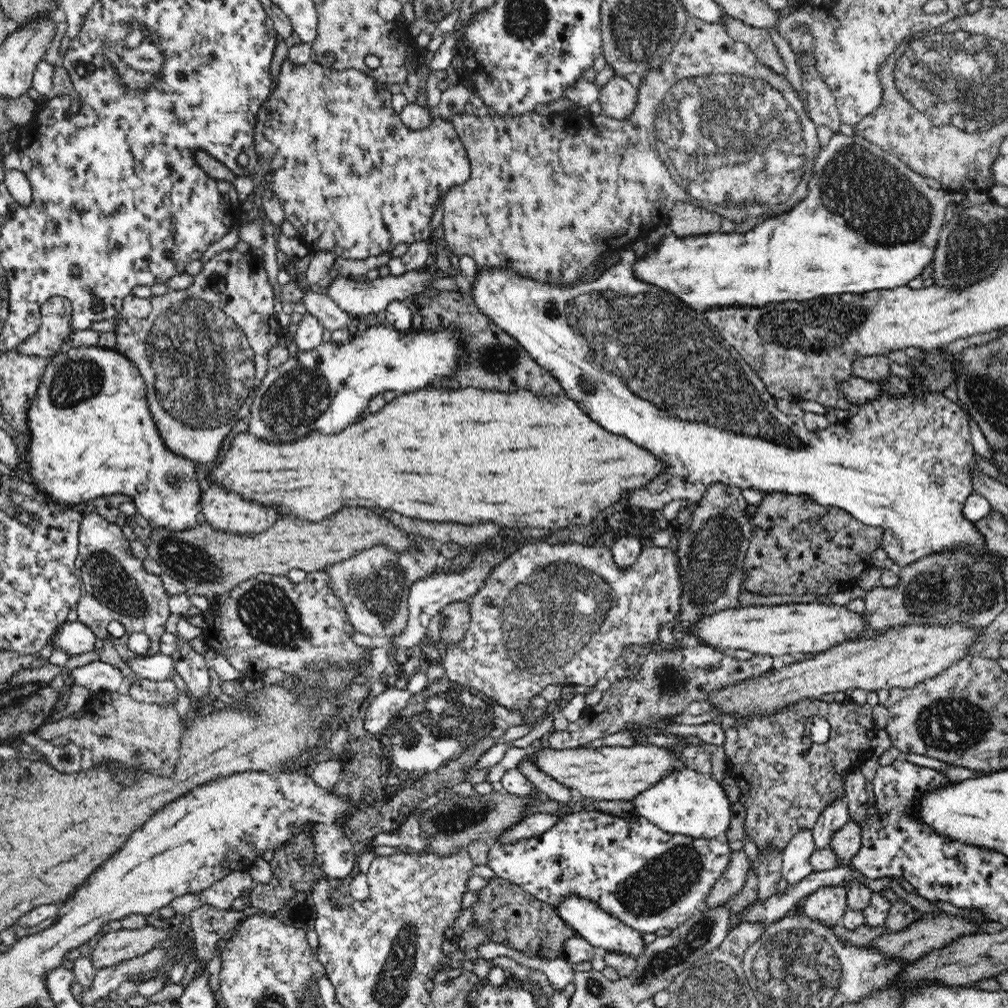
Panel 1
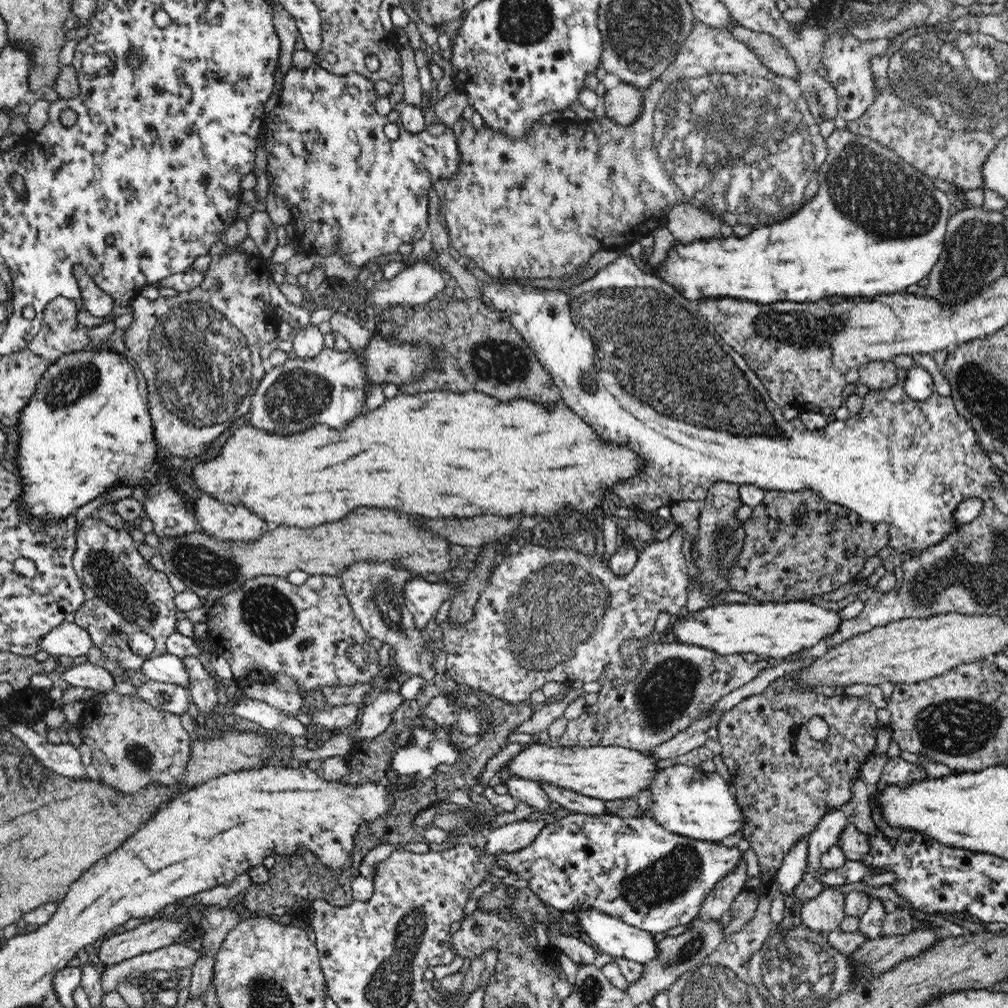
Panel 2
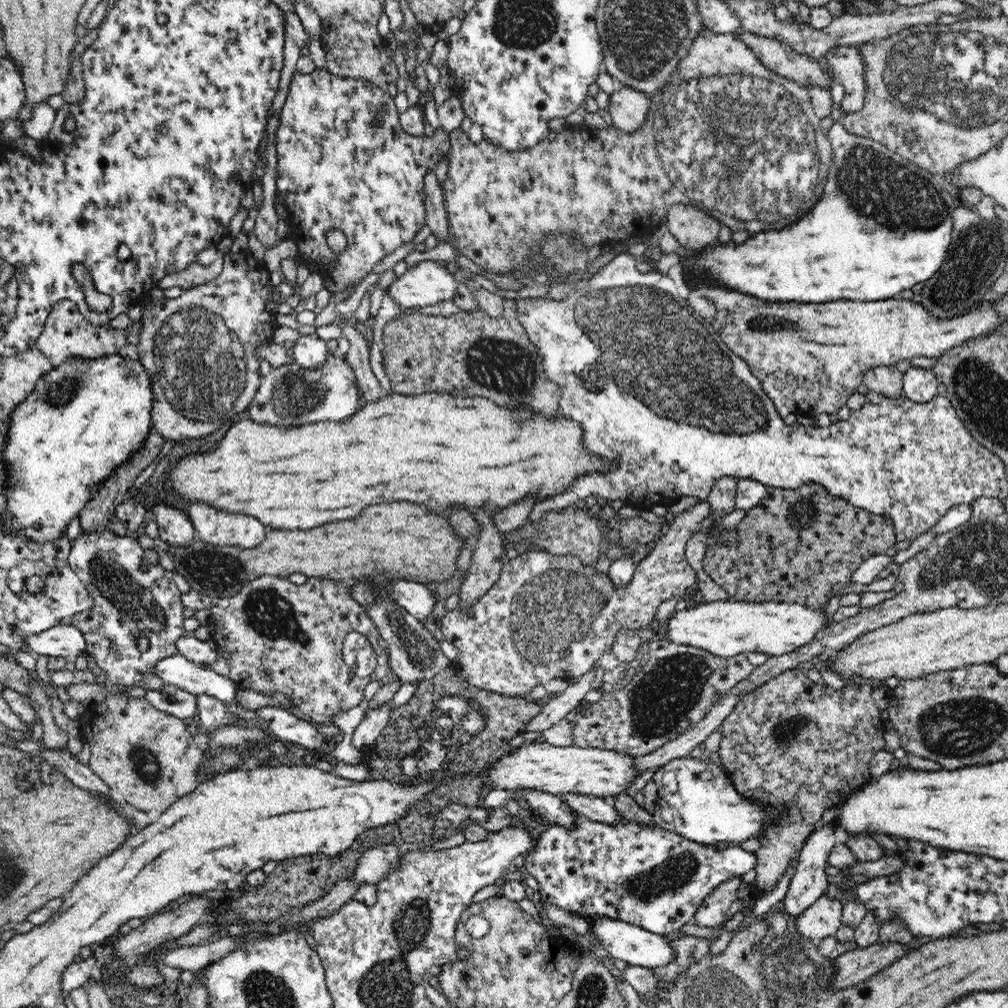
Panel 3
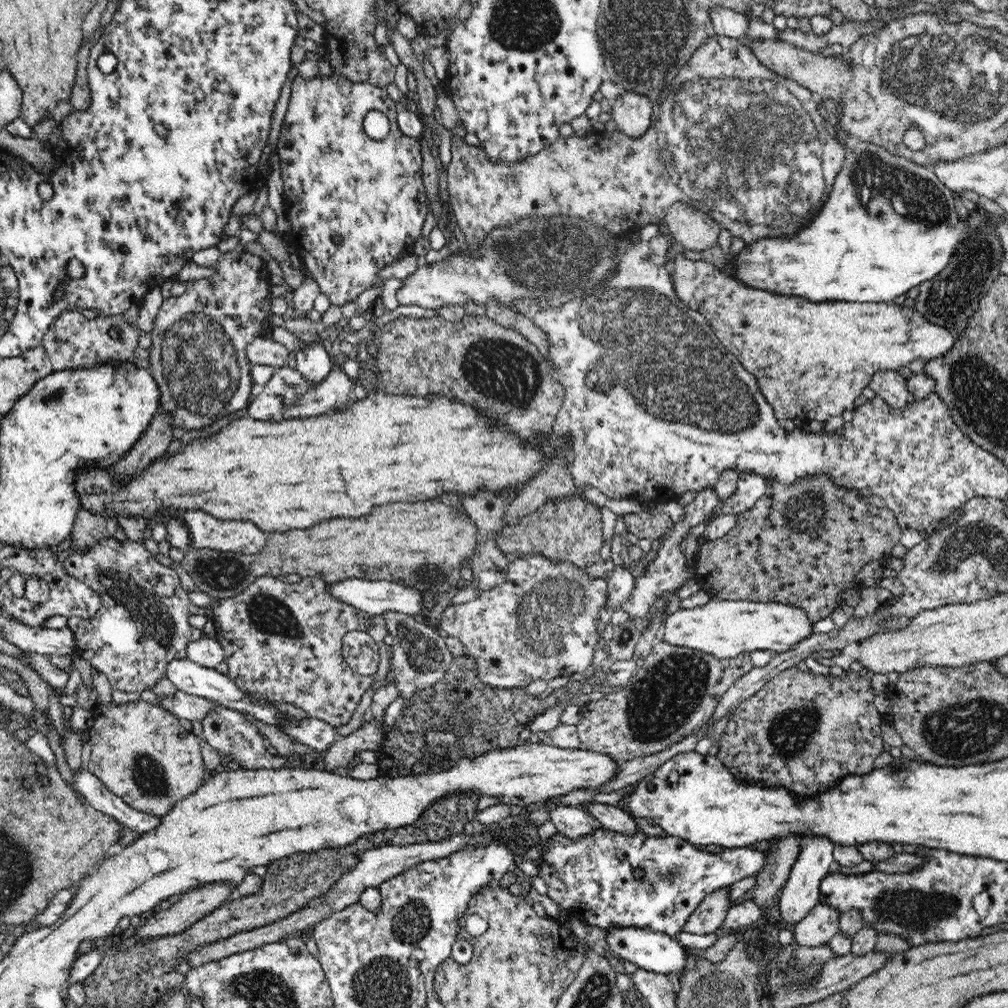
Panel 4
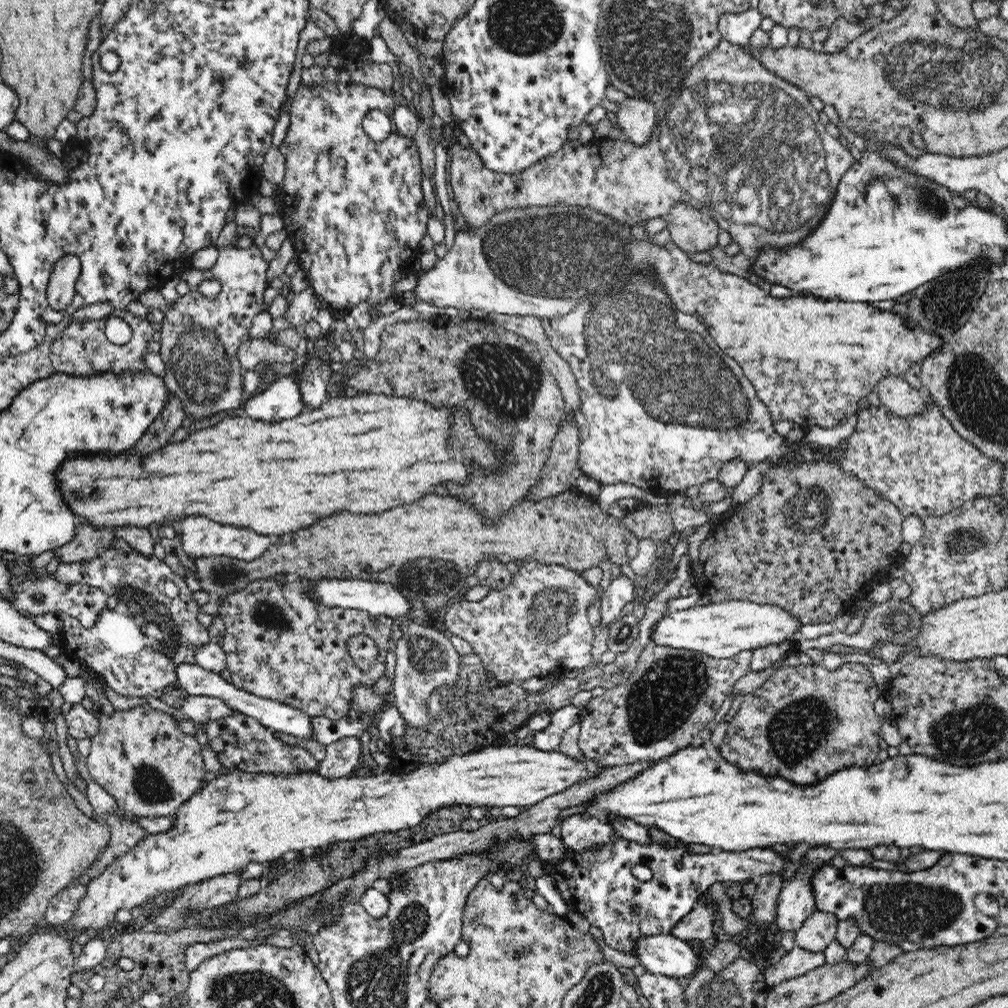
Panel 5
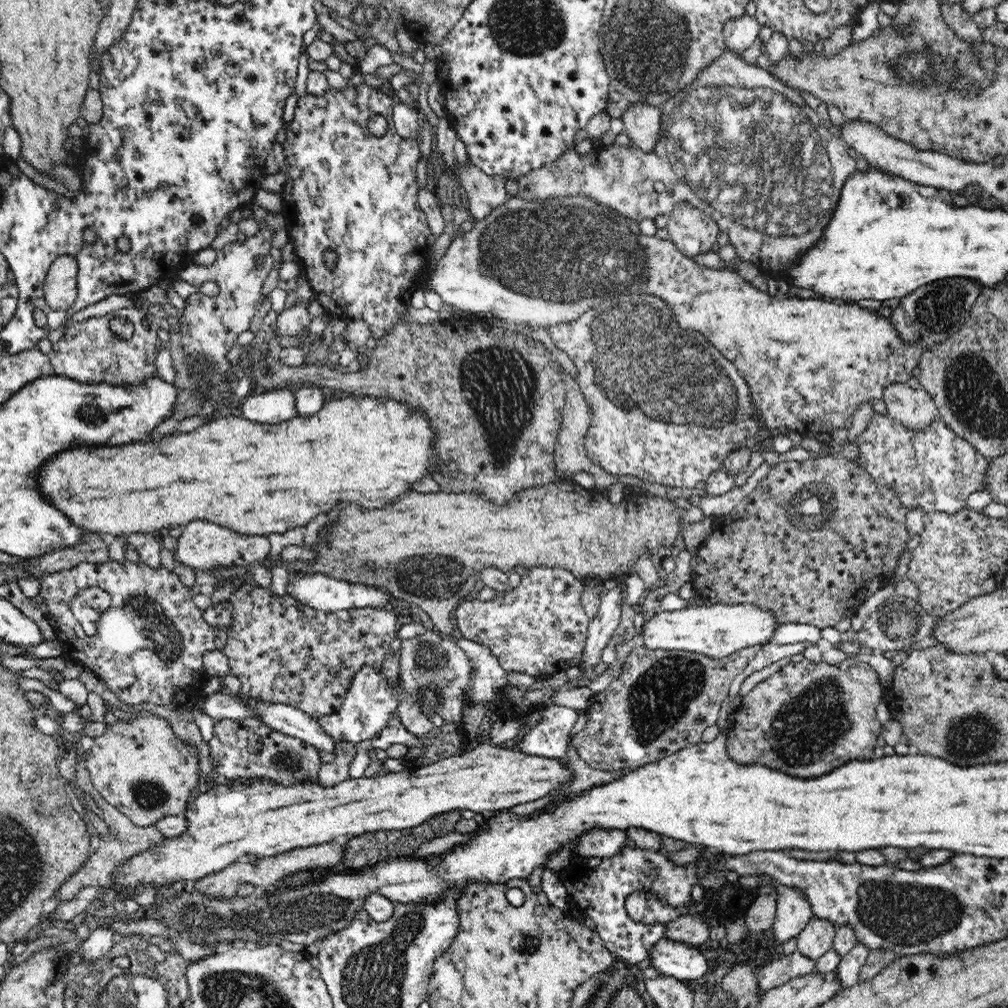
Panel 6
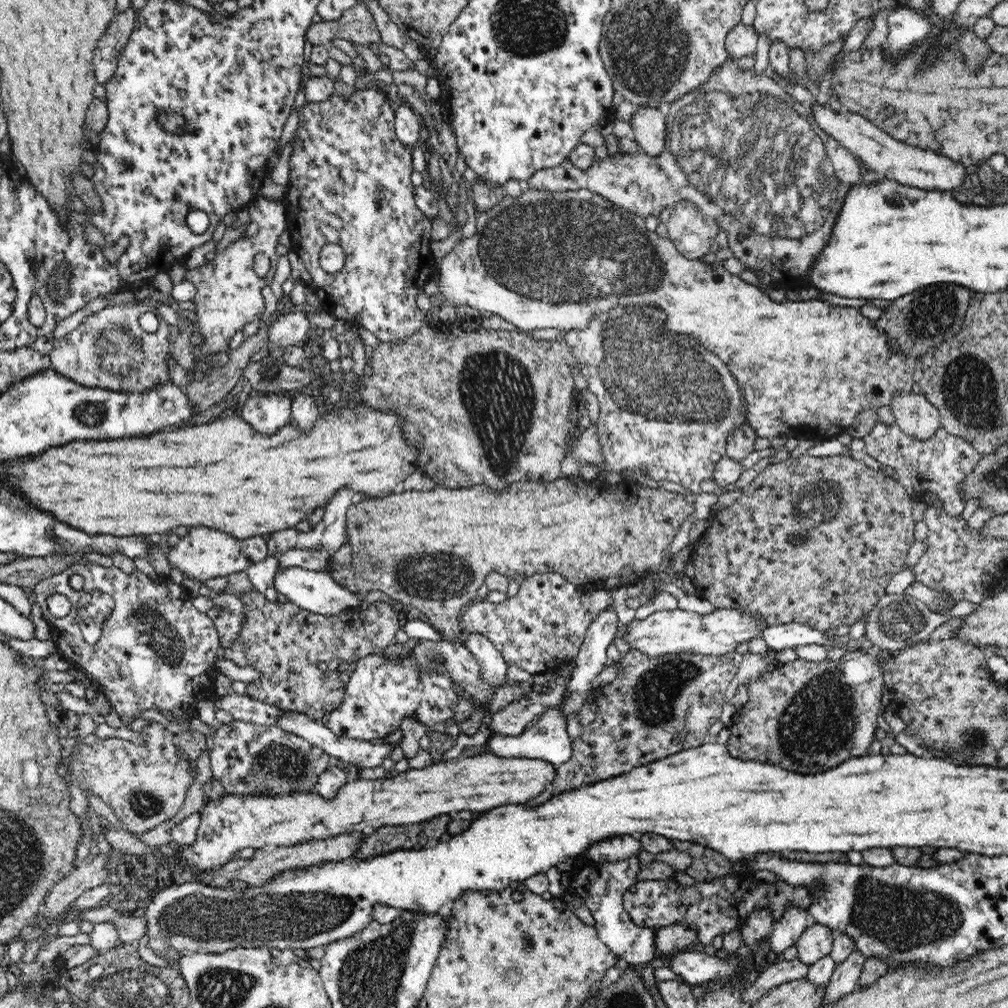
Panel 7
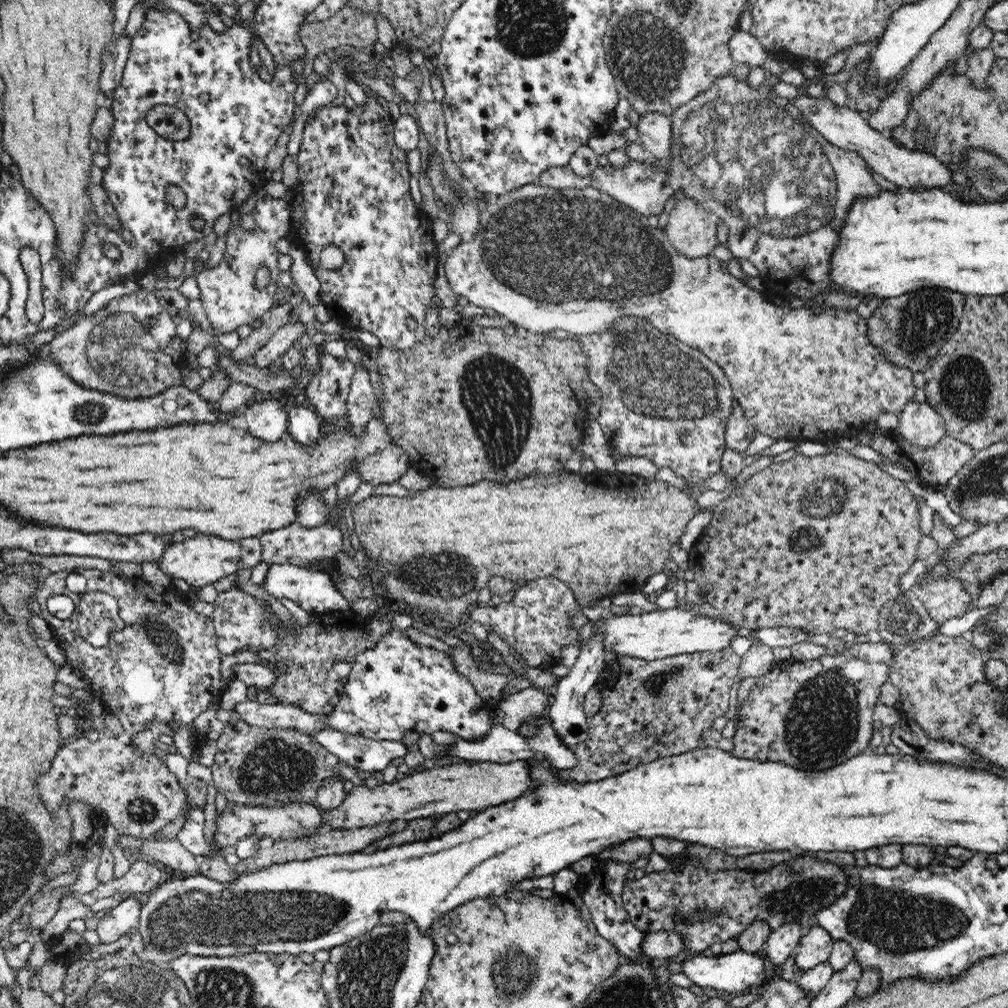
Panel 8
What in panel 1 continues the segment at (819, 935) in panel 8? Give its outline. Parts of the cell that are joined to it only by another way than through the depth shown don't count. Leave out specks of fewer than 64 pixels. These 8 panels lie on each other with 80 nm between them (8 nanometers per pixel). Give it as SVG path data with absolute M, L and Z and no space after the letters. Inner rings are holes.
M825 886L809 894L803 904L803 914L816 921L824 923L832 928L834 925L841 924L840 920L847 911L847 889L842 886Z

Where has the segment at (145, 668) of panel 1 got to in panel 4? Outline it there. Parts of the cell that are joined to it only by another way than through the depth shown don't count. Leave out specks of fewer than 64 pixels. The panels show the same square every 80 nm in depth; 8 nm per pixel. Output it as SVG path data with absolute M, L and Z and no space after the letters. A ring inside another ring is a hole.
M188 658L176 659L170 662L170 664L167 664L166 674L167 678L172 681L172 684L174 684L178 690L194 696L215 700L215 702L224 705L226 708L235 710L244 715L250 715L251 717L254 717L256 721L260 721L267 725L284 728L286 724L296 721L296 719L290 716L287 712L282 712L276 706L276 703L260 698L254 698L254 696L246 694L246 692L240 690L240 688L234 684L234 681L232 681L228 675L224 675L219 671L216 671L216 669L200 666Z

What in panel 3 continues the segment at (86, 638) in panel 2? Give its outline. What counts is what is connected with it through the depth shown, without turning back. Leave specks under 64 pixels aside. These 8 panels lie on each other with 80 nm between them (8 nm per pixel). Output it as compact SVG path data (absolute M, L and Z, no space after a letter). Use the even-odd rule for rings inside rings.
M54 625L44 632L36 632L22 638L24 647L34 656L80 656L86 650L86 641L80 629L74 625Z

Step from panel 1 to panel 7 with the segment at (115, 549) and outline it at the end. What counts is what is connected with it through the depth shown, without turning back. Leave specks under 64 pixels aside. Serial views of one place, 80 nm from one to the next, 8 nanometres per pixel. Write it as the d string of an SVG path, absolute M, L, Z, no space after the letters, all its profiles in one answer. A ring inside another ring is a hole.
M73 563L62 572L35 584L32 591L43 618L50 626L53 642L59 650L58 653L70 665L84 670L88 675L90 674L92 681L98 684L102 694L111 702L113 711L121 717L127 728L131 723L140 719L140 715L149 710L156 710L163 716L164 712L168 712L172 714L173 718L186 721L197 715L197 704L200 700L218 700L219 696L216 695L212 685L218 674L215 665L216 660L218 660L216 650L220 647L217 628L207 614L196 609L186 593L186 589L176 585L169 577L164 577L160 581L152 581L140 571L135 571L134 574L126 574L115 566L105 567L96 563L89 565ZM72 574L84 576L85 584L82 591L74 591L68 586L68 578ZM90 591L105 592L115 600L114 610L105 622L102 636L93 646L83 639L77 621L79 600L84 593ZM50 594L68 596L72 608L66 617L56 618L48 612L46 598Z

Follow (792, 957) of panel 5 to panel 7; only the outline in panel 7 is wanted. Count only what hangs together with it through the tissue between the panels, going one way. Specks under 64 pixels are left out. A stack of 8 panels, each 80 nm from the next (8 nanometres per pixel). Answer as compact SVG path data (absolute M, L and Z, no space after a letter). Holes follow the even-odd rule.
M795 958L790 962L782 959L758 974L758 977L742 992L740 999L744 1002L753 1003L760 1000L760 997L768 993L770 988L798 979L804 979L809 966L802 963L800 959Z

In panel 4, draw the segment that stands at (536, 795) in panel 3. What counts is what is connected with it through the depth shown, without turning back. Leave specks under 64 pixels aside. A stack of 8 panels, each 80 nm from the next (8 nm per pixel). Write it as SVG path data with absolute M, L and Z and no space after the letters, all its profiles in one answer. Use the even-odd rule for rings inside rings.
M556 805L551 810L551 825L559 830L560 834L568 840L577 843L588 835L593 835L600 829L604 830L600 822L587 810L579 807L566 807Z

